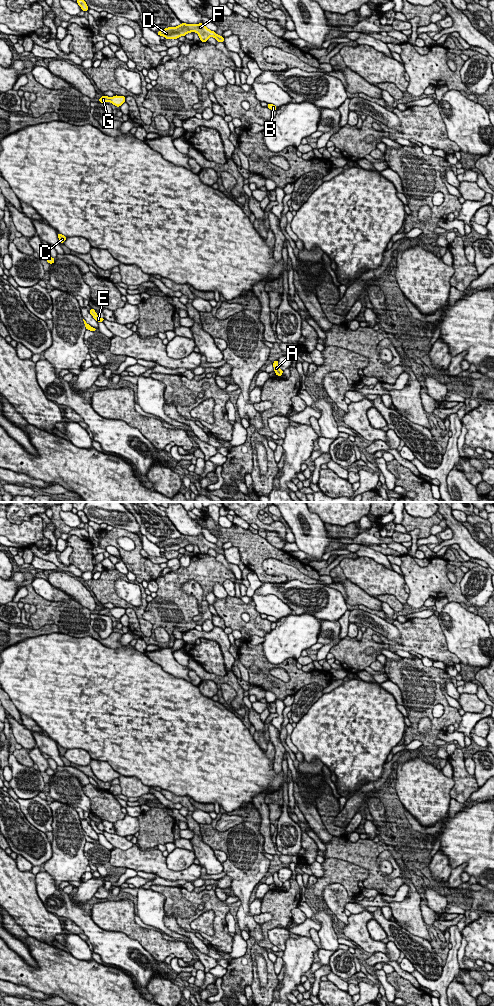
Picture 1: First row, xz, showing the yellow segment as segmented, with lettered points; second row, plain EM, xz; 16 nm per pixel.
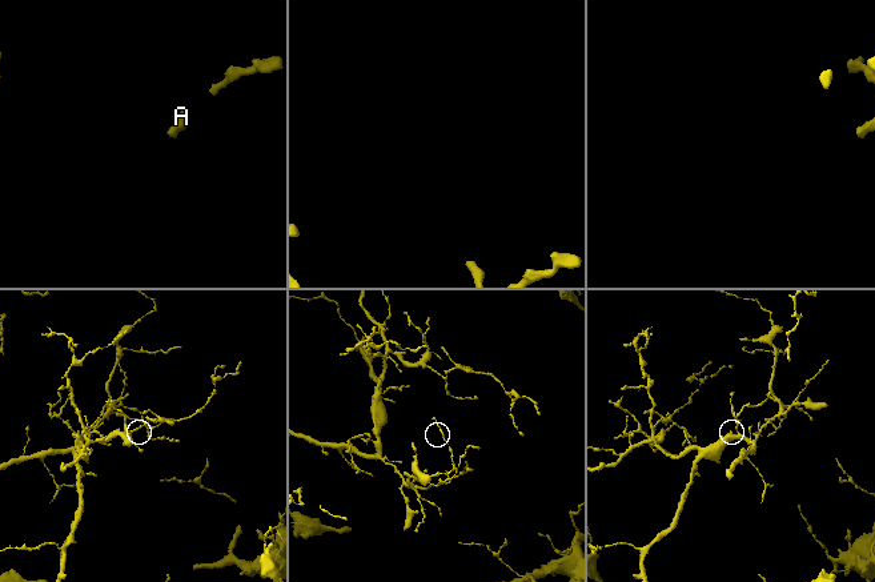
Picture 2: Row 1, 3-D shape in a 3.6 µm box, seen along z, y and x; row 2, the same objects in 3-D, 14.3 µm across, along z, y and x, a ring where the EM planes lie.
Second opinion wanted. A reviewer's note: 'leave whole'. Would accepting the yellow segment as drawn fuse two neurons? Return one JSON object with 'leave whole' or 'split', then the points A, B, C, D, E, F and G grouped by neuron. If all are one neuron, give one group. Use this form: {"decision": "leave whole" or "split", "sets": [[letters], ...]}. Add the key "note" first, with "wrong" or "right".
{"note": "right", "decision": "leave whole", "sets": [["A", "B", "C", "D", "E", "F", "G"]]}

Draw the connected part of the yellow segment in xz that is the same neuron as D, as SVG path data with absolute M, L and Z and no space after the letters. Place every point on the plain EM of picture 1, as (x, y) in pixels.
M181 535L176 539L168 539L157 544L159 548L164 548L165 551L178 551L180 548L185 548L187 545L196 544L199 547L201 554L207 554L209 549L214 549L218 554L224 554L224 549L219 548L216 544L209 542L203 535L186 536Z

